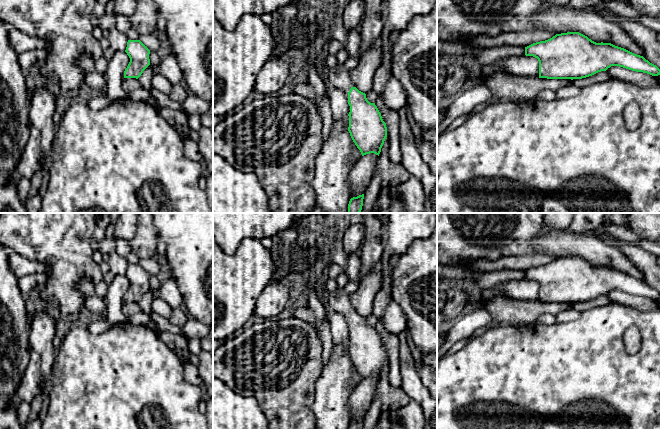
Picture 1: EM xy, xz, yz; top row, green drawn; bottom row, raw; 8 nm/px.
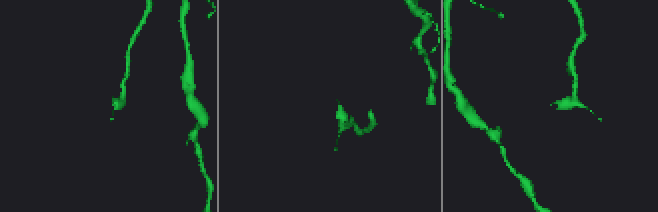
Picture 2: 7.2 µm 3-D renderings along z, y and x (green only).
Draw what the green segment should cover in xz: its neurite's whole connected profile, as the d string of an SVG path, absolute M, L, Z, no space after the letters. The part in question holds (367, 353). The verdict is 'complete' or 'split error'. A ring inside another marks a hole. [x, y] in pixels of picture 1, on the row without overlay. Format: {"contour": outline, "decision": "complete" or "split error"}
{"contour": "M344 288L326 293L325 300L329 313L338 312L348 318L348 355L362 380L370 377L379 380L387 361L387 351L375 327L370 327L365 317L352 310L349 294Z", "decision": "split error"}

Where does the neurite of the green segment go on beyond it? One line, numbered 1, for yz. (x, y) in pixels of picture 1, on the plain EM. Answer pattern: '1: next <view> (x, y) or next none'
1: next none

